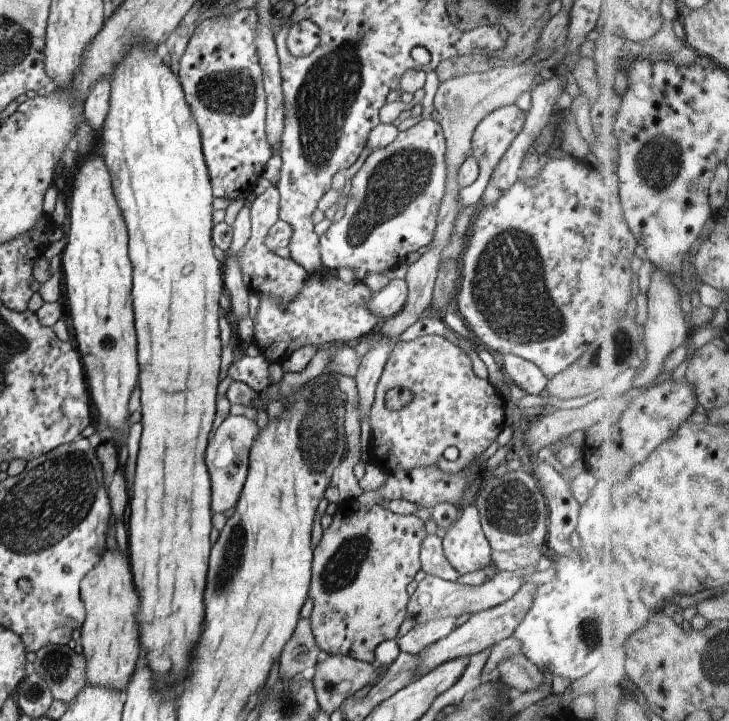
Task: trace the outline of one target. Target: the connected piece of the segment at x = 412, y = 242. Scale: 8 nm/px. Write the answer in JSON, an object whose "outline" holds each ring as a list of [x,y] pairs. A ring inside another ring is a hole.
{"outline":[[[435,117],[420,120],[412,128],[399,132],[389,146],[374,149],[352,178],[344,217],[332,223],[326,234],[319,238],[322,268],[336,272],[338,268],[354,268],[356,278],[363,280],[368,275],[382,274],[389,268],[405,263],[410,252],[427,246],[433,240],[436,218],[445,194],[447,150],[442,126]]]}

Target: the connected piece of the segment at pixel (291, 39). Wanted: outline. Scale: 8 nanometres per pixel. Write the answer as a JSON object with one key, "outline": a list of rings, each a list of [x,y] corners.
{"outline":[[[311,19],[297,20],[288,28],[285,44],[291,56],[309,56],[319,44],[319,27]]]}

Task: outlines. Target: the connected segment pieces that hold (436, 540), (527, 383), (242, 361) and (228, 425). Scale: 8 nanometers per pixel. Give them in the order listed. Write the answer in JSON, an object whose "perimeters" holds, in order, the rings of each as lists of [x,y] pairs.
{"perimeters":[[[[428,534],[422,542],[420,559],[421,570],[426,575],[435,575],[446,581],[456,581],[460,576],[444,557],[442,539],[436,534]]],[[[512,354],[504,355],[502,362],[508,382],[515,383],[525,394],[543,395],[549,379],[532,362]]],[[[244,355],[234,359],[226,369],[230,379],[247,383],[254,391],[260,392],[264,387],[272,384],[268,367],[269,363],[261,355],[255,358]]],[[[232,416],[215,431],[206,450],[206,466],[212,480],[212,512],[222,514],[237,504],[249,468],[249,453],[259,434],[259,426],[246,416]]]]}

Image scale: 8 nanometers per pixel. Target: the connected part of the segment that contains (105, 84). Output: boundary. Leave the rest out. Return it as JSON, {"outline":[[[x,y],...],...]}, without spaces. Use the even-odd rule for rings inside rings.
{"outline":[[[103,77],[91,87],[83,103],[84,118],[94,131],[98,131],[98,128],[104,125],[109,112],[110,94],[111,82]]]}

